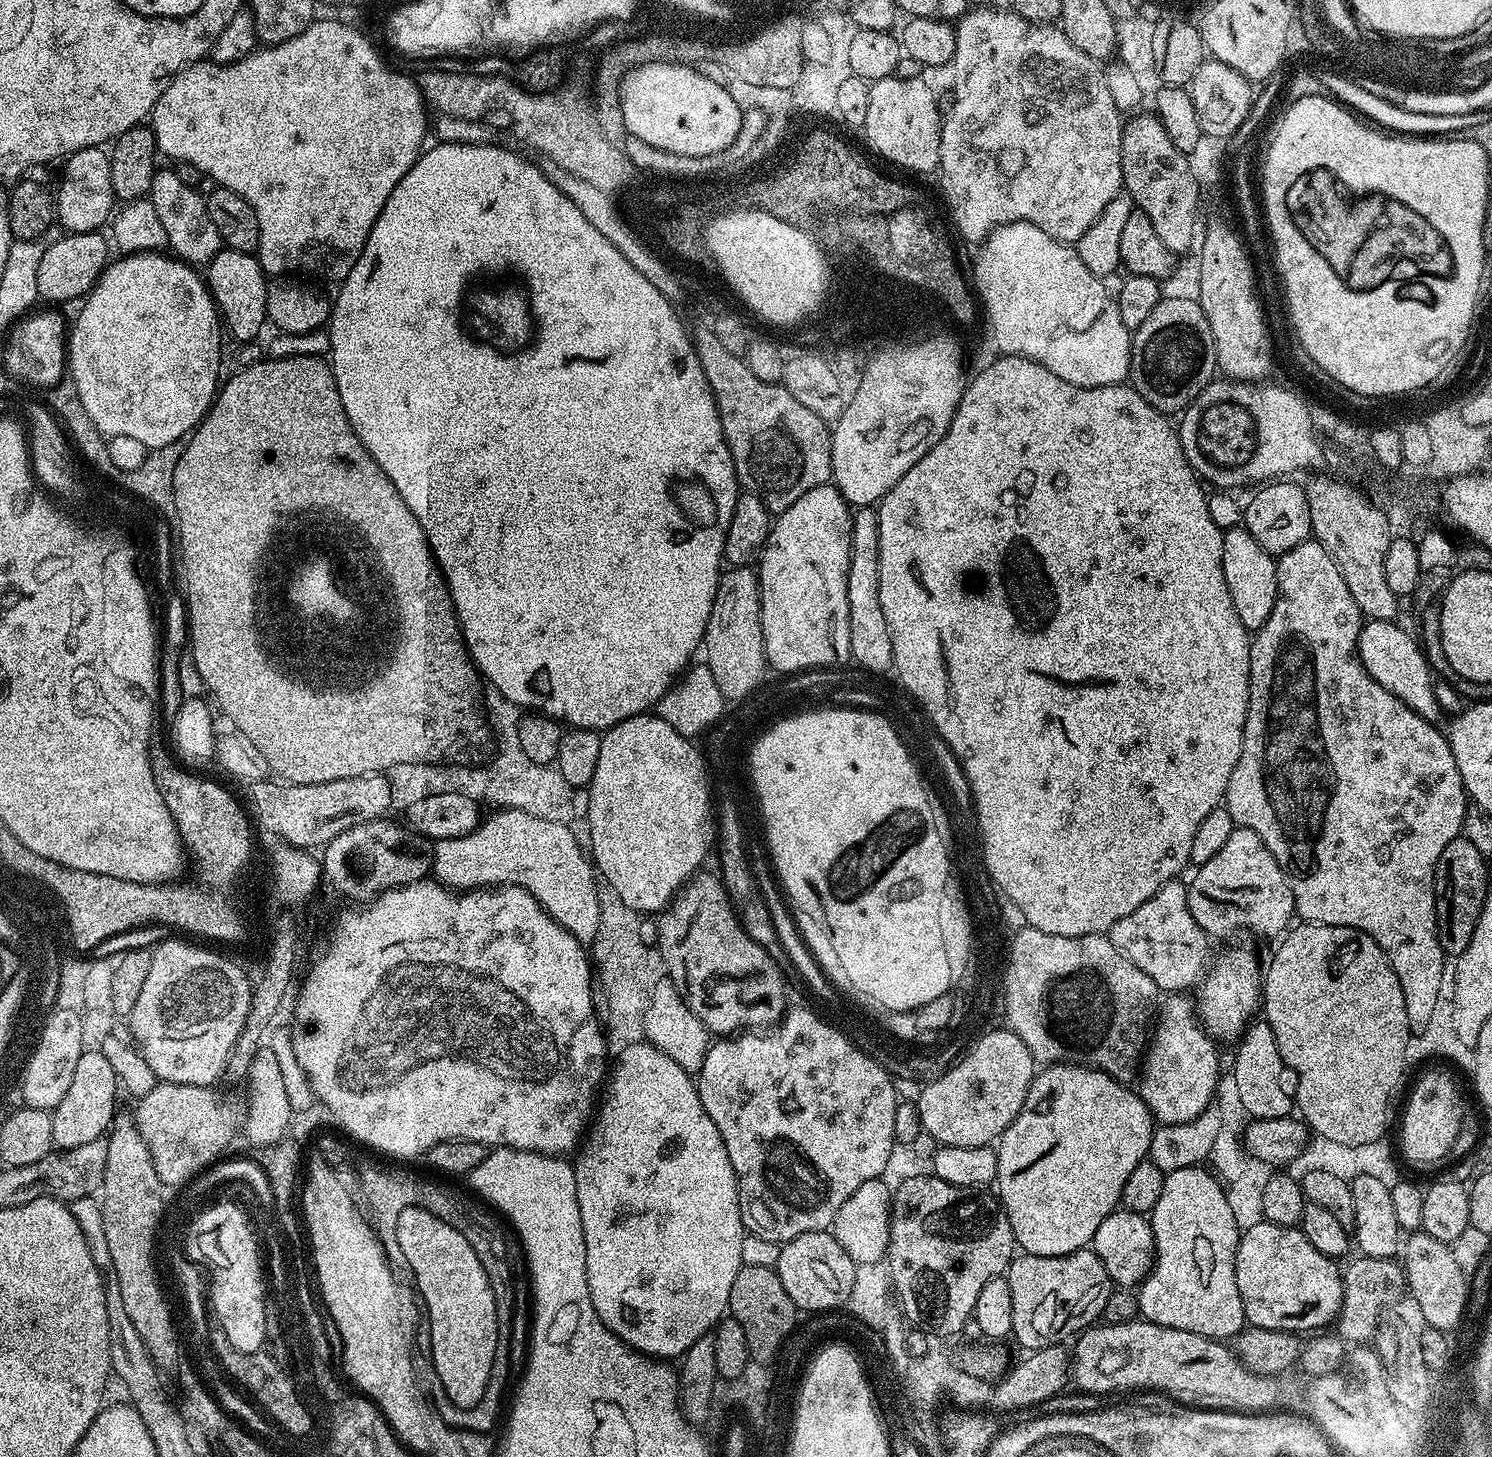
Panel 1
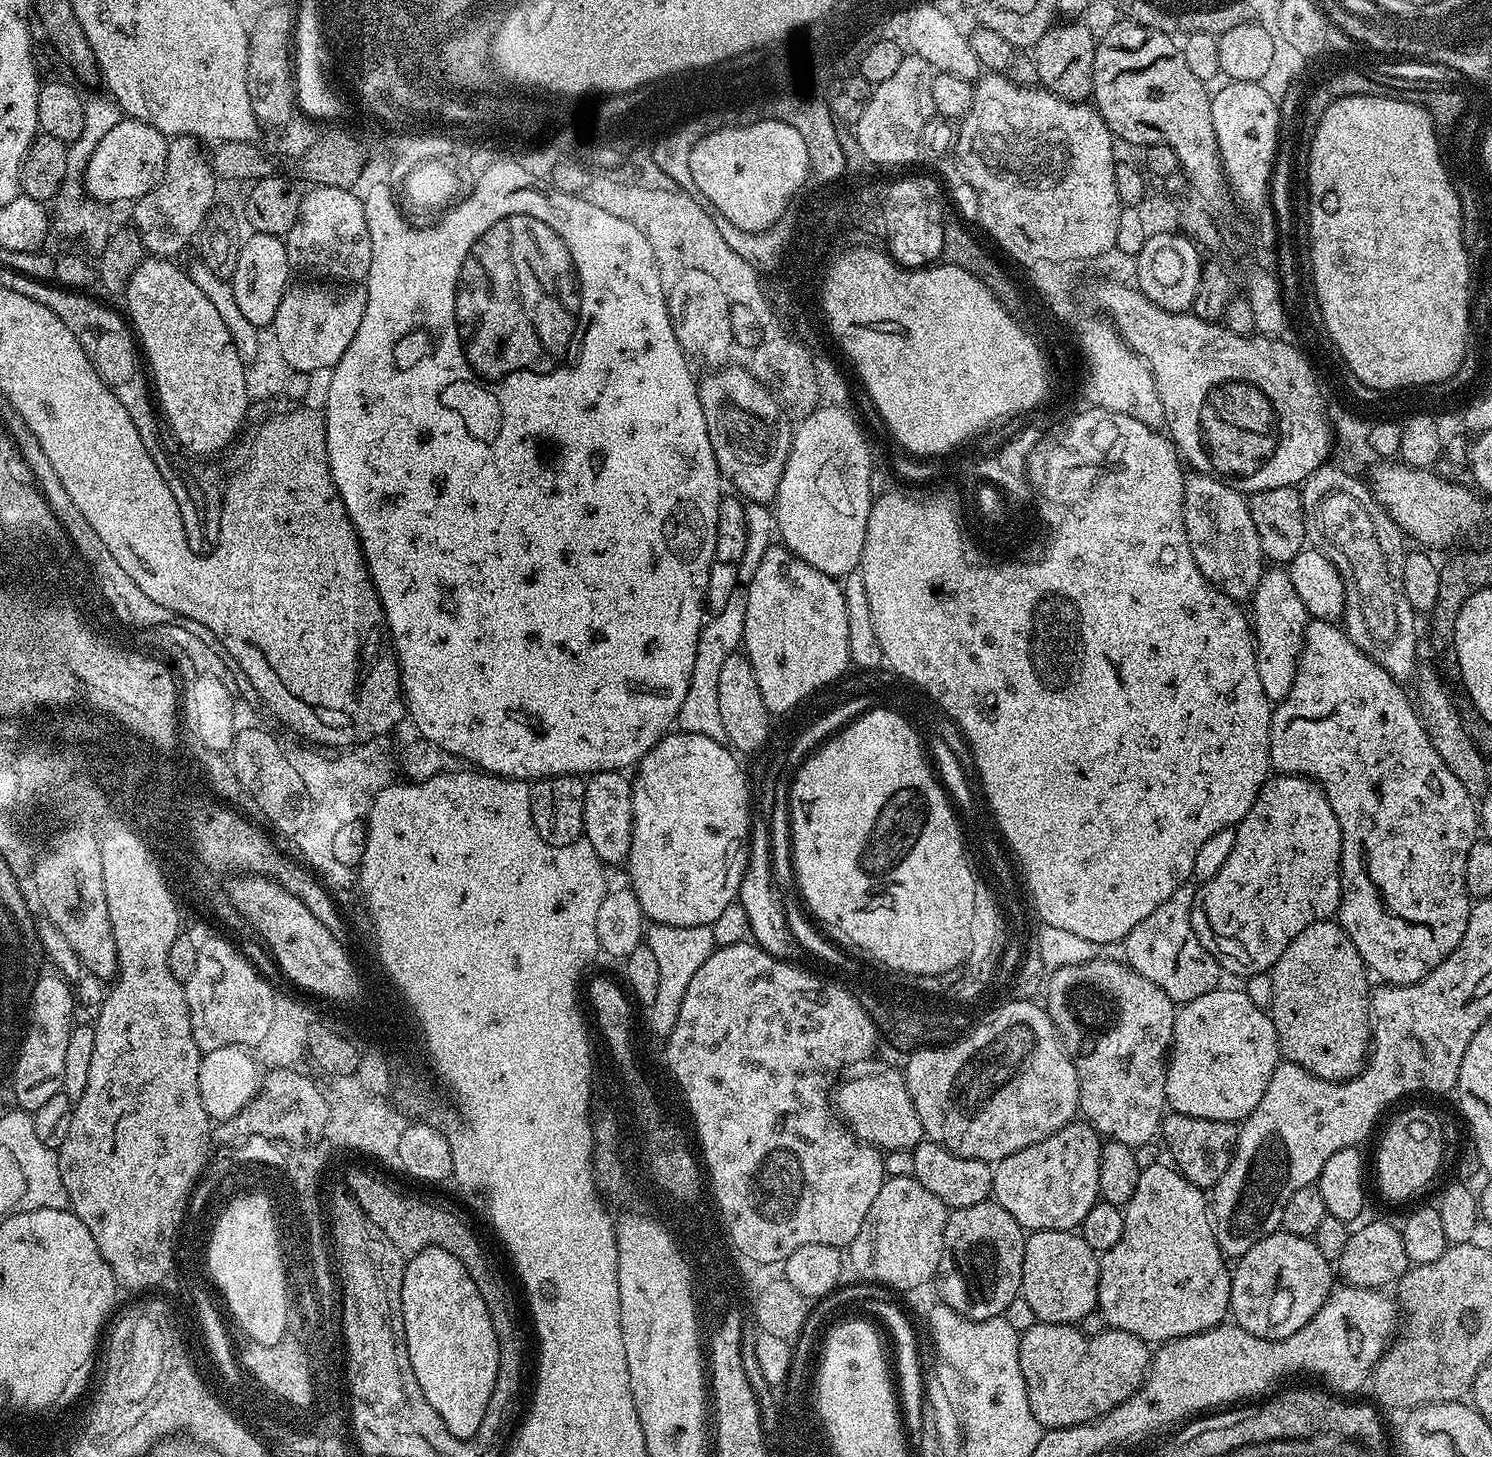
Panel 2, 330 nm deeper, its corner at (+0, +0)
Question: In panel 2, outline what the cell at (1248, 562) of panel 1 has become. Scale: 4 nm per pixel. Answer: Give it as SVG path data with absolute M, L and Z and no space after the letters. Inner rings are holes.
M1272 566L1263 573L1257 584L1256 592L1250 599L1250 623L1256 641L1256 661L1258 679L1262 681L1262 690L1270 702L1284 700L1294 686L1296 664L1300 660L1300 651L1304 649L1304 636L1309 615L1294 582L1290 582L1287 571L1280 566Z

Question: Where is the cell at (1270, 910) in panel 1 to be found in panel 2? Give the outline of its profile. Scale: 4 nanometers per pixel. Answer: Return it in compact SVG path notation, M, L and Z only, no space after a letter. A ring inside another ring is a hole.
M1283 774L1273 775L1265 780L1254 806L1250 806L1246 818L1242 818L1240 823L1235 825L1235 830L1234 850L1230 850L1230 858L1226 858L1222 870L1218 870L1218 874L1214 874L1214 878L1203 881L1196 889L1196 897L1192 903L1192 925L1202 946L1206 946L1208 953L1215 956L1225 973L1233 972L1236 976L1242 976L1241 978L1249 978L1260 973L1267 973L1274 967L1282 950L1286 950L1286 946L1290 946L1290 942L1294 938L1298 938L1298 934L1302 934L1302 930L1306 930L1306 926L1319 920L1333 919L1339 913L1342 830L1338 826L1338 818L1326 798L1323 788L1316 781L1302 776L1285 776Z

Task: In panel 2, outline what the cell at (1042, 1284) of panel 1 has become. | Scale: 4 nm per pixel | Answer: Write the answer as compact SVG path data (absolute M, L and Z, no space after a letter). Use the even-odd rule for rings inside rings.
M1036 1230L1025 1239L1020 1295L1030 1302L1039 1323L1075 1325L1086 1314L1097 1311L1099 1281L1097 1253L1075 1231Z

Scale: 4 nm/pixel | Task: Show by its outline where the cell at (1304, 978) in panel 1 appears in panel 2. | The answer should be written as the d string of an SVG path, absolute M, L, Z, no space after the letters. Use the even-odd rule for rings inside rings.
M1335 919L1319 920L1282 950L1278 962L1270 969L1273 998L1270 1015L1277 1031L1277 1042L1283 1059L1290 1064L1302 1066L1319 1080L1343 1082L1352 1080L1368 1063L1372 1042L1370 1023L1370 973L1364 959L1358 954L1354 942L1345 934Z

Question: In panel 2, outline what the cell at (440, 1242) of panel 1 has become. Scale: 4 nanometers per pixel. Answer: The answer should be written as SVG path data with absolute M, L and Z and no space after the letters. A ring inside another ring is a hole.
M438 1248L422 1249L413 1256L406 1278L402 1278L402 1314L410 1365L418 1378L418 1386L422 1386L426 1402L438 1410L439 1417L454 1438L471 1441L486 1414L486 1406L494 1390L498 1374L498 1342L480 1286L469 1274L467 1263L457 1253Z

